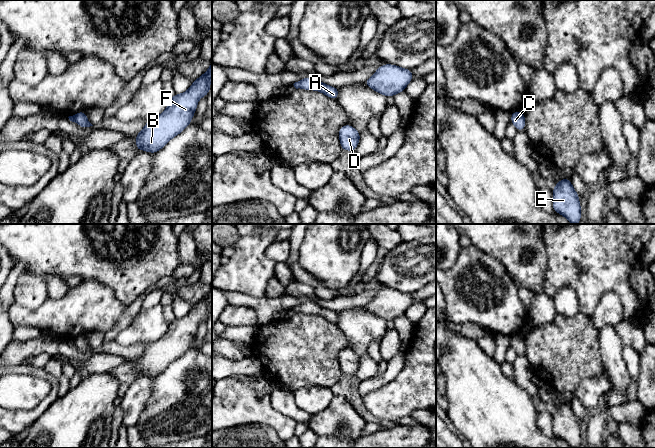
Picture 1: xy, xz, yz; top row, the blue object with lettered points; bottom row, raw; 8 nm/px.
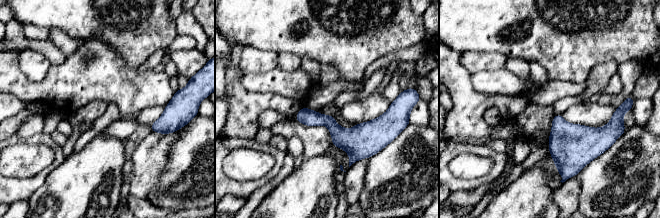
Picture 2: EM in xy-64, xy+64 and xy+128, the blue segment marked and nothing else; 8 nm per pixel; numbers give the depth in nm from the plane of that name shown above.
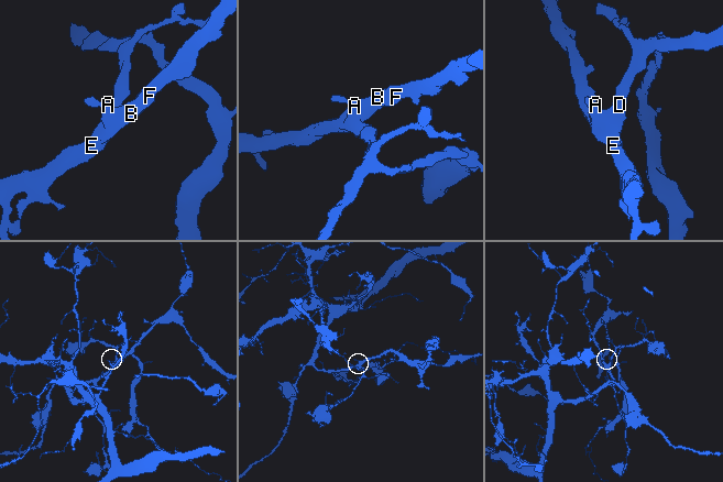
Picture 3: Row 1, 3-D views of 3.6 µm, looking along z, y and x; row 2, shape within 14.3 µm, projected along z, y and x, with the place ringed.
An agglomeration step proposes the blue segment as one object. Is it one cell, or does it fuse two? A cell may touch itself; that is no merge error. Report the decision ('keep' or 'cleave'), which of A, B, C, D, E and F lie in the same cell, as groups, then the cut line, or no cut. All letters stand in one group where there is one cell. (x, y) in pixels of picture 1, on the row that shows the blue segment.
keep | A B C D E F | no cut

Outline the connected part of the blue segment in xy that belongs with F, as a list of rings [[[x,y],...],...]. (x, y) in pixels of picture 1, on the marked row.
[[[212,61],[209,69],[194,80],[186,92],[175,94],[169,100],[167,108],[159,116],[150,119],[136,134],[137,151],[144,150],[155,154],[189,126],[199,99],[206,97],[211,89],[211,80]]]

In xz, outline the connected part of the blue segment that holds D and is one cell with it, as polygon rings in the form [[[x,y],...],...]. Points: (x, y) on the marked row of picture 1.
[[[350,124],[342,126],[338,131],[341,148],[346,151],[356,150],[360,141],[360,133]]]

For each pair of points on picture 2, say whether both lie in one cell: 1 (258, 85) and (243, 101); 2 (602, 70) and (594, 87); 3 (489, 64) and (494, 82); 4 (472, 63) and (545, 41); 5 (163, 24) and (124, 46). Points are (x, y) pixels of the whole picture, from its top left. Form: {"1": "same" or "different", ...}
{"1": "different", "2": "same", "3": "different", "4": "different", "5": "same"}

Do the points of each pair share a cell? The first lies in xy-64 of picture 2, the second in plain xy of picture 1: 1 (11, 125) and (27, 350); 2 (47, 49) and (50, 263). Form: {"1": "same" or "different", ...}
{"1": "same", "2": "different"}

